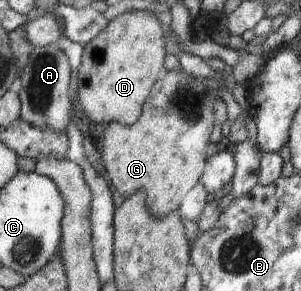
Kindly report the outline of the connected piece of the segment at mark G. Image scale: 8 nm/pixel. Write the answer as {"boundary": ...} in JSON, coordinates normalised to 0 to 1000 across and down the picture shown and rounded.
{"boundary":[[[601,237],[555,244],[505,296],[452,423],[435,433],[392,419],[359,426],[339,498],[339,546],[359,608],[412,684],[425,684],[449,656],[478,656],[488,670],[492,732],[525,753],[595,718],[618,667],[664,622],[684,567],[681,512],[694,498],[698,457],[714,430],[711,347],[711,326],[698,323],[688,292],[671,289],[664,265],[648,268]]]}

